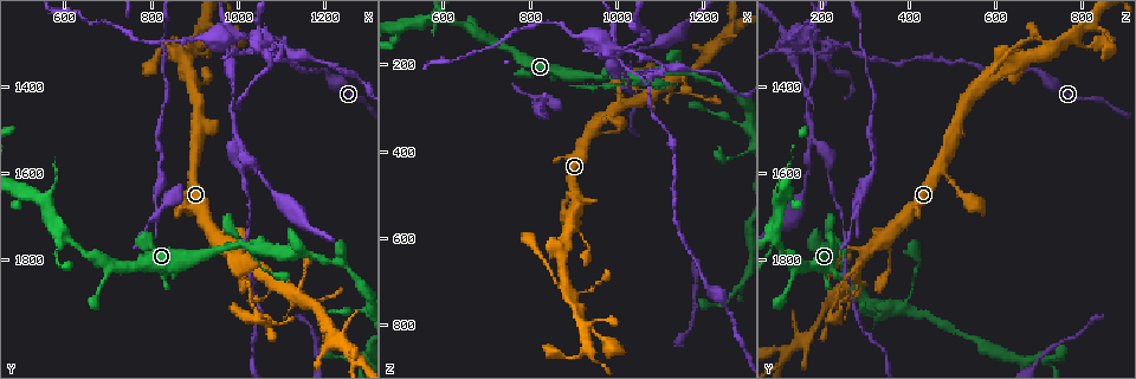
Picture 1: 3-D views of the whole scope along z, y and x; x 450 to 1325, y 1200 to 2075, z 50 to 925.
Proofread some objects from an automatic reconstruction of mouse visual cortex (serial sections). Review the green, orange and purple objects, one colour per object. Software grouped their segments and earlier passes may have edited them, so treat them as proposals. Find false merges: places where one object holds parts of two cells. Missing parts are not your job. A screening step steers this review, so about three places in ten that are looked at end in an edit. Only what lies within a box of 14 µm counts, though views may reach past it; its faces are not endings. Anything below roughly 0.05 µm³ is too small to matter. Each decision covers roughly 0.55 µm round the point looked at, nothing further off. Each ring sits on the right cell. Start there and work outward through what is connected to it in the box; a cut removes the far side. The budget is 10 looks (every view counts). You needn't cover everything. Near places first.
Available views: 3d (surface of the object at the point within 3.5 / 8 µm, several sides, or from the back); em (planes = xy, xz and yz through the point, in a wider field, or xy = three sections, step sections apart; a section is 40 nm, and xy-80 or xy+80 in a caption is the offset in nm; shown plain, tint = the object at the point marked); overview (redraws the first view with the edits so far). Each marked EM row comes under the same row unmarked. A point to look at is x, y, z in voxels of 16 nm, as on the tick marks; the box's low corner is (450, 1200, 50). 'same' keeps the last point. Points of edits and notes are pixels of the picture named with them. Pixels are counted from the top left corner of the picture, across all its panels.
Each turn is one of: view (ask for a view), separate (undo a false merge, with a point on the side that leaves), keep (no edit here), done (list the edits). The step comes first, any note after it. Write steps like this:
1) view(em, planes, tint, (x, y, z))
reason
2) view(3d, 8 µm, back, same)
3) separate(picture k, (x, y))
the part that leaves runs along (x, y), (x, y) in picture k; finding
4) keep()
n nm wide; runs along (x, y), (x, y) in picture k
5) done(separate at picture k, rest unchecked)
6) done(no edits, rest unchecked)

view(3d, 3.5 µm, back, (1045, 1935, 230))
sharp bend

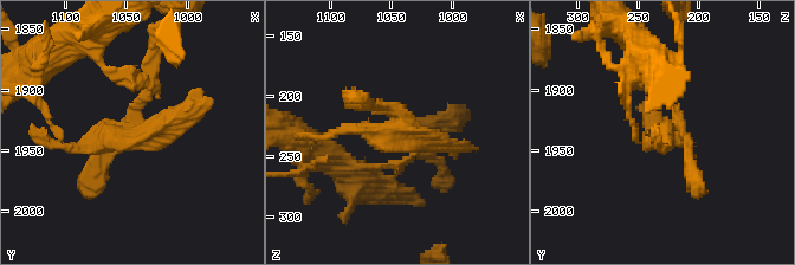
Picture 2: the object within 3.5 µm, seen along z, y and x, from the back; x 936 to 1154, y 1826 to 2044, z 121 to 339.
view(em, xy, step 5, tint, (1046, 1932, 224))
now the EM

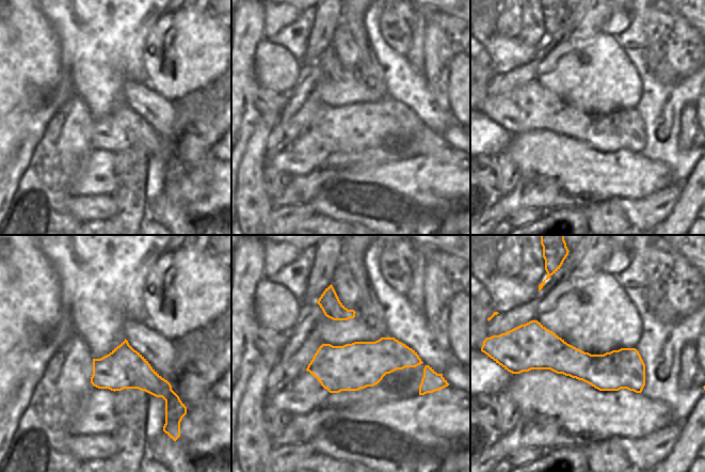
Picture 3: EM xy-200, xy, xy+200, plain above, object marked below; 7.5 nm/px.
keep()
runs along (524, 355), (626, 371), (642, 382) in picture 3; all the same cell

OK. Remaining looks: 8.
view(3d, 8 µm, (1010, 1765, 225))
small branch off a trunk

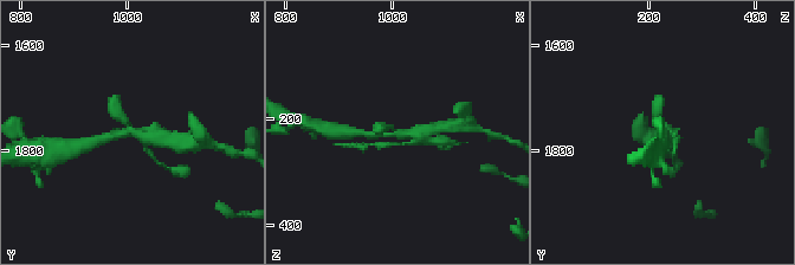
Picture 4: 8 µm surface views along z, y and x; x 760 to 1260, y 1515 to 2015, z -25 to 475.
view(3d, 3.5 µm, (1010, 1765, 225))
closer look

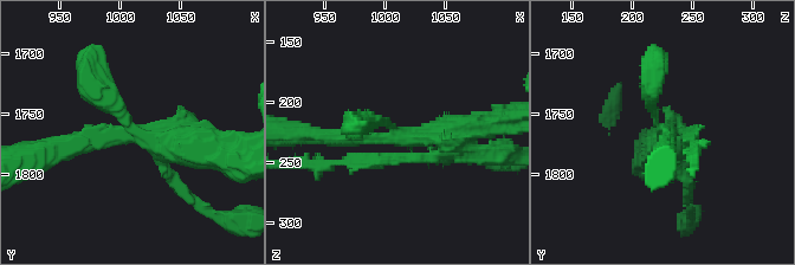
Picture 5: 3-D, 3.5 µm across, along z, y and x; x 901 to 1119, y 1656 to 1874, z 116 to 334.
view(em, xy, step 3, tint, (1006, 1766, 230))

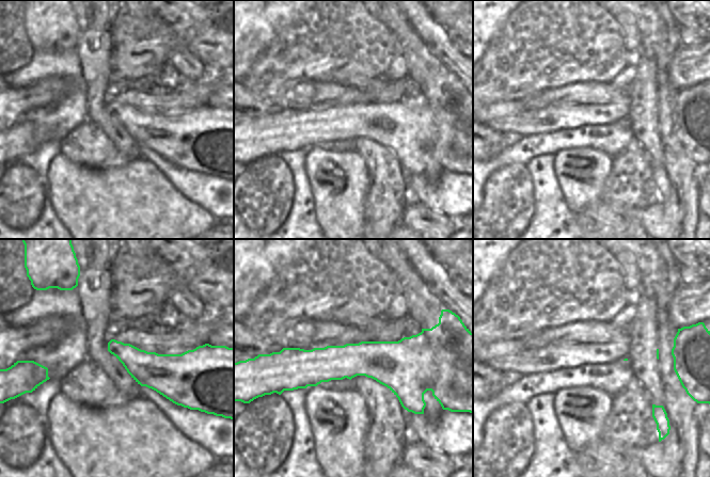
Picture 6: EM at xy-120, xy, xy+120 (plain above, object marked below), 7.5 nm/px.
separate(picture 5, (370, 159))
320 nm wide; two cells meet here

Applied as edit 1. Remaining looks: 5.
view(overview)

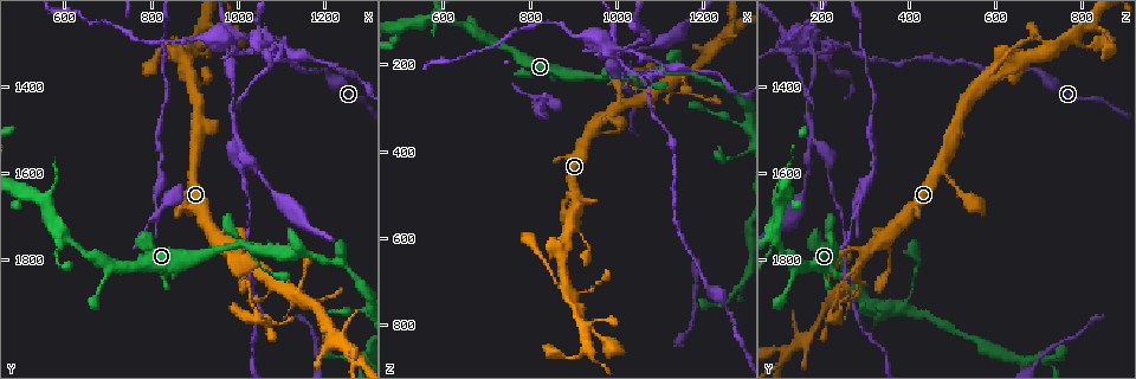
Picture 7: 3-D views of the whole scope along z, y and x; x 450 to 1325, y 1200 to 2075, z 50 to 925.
view(3d, 3.5 µm, (1210, 1385, 715))
thick turns thin

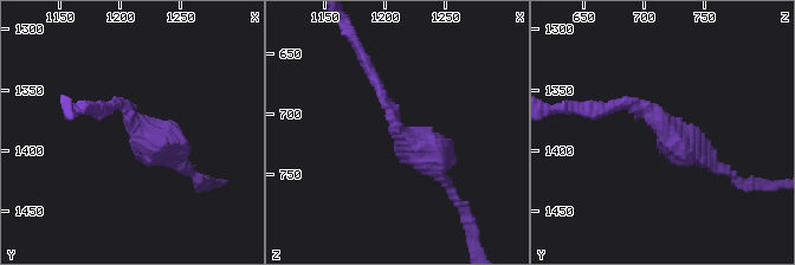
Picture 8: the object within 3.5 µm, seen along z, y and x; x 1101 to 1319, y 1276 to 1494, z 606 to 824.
view(em, xy, step 3, tint, (1212, 1376, 716))

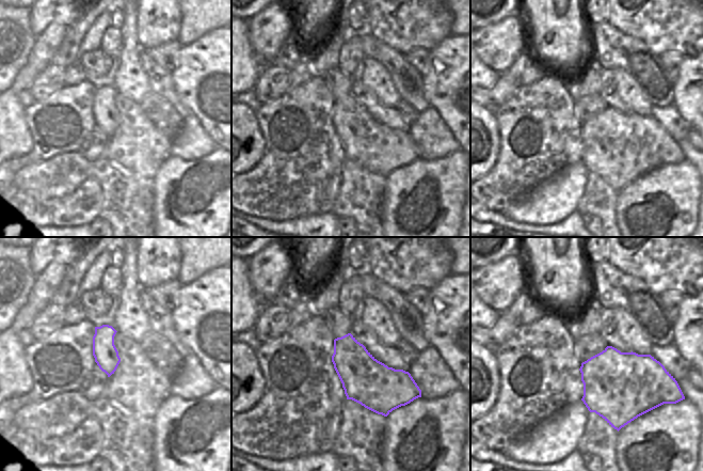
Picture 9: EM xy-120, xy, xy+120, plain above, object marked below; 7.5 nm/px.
view(em, xy, step 5, tint, same)
cut it another way

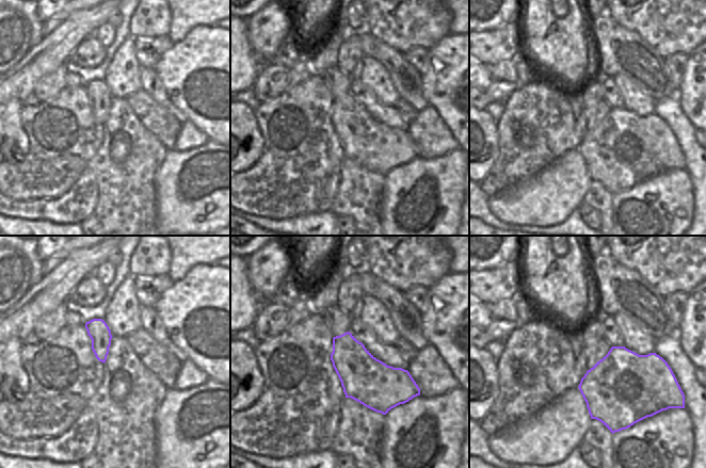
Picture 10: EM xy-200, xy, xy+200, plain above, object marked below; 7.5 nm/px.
keep()
arms of 150, 300 nm; runs along (441, 179), (398, 134), (368, 70) in picture 8; all the same cell

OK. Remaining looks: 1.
done(separate at picture 5, rest unchecked)

